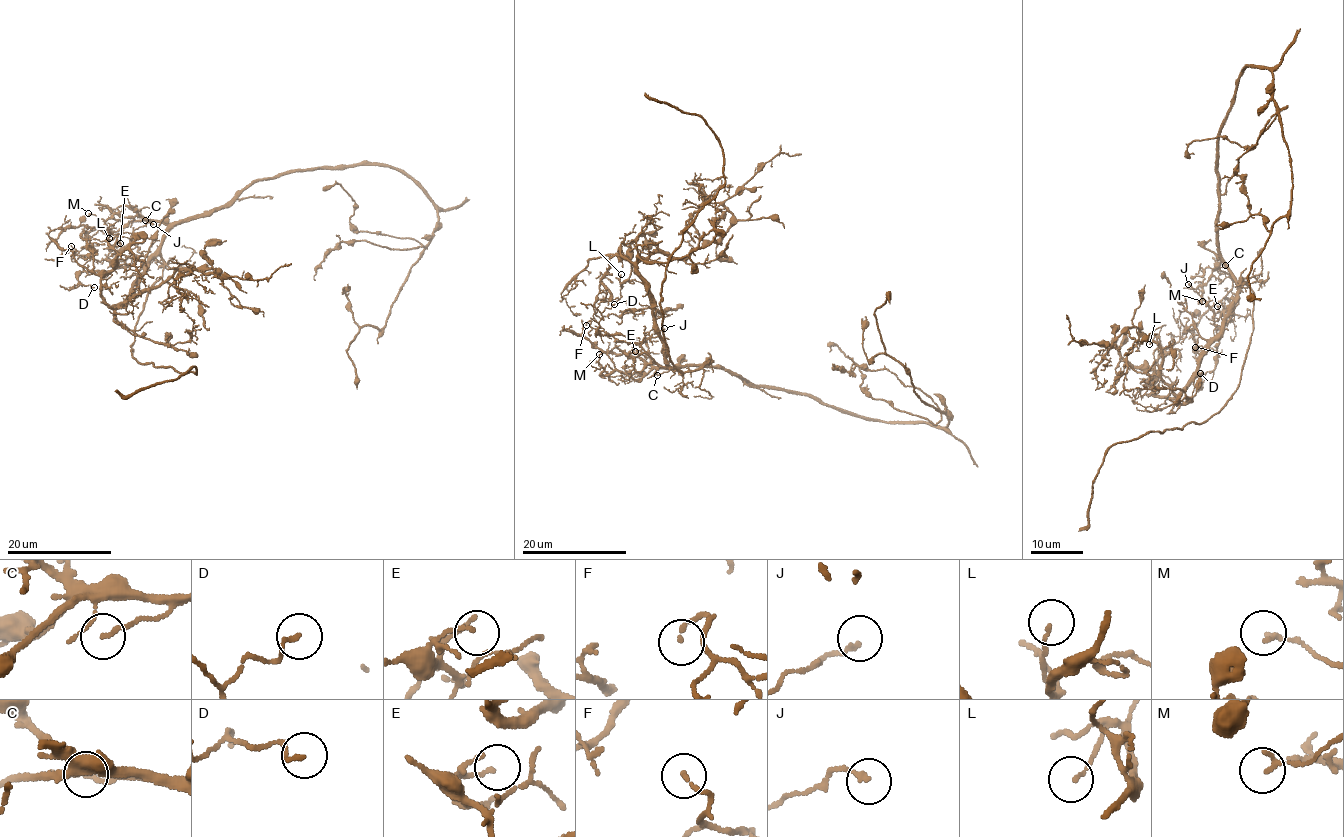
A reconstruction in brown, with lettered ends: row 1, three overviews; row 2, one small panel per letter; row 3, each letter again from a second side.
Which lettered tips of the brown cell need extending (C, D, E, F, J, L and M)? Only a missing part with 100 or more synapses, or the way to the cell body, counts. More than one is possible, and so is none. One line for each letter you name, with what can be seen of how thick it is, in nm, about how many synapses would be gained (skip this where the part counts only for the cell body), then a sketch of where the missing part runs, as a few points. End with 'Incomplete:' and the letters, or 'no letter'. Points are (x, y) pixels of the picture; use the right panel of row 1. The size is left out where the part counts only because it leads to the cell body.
Incomplete: no letter

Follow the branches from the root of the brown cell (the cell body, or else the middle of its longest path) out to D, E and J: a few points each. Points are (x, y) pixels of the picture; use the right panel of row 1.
D: (1219, 202), (1216, 242), (1237, 291), (1233, 314), (1218, 339), (1215, 368), (1200, 373)
E: (1219, 202), (1216, 242), (1238, 289), (1233, 301), (1236, 299), (1238, 302), (1222, 312), (1217, 306)
J: (1219, 202), (1216, 242), (1238, 289), (1233, 314), (1223, 331), (1214, 322), (1208, 304), (1188, 284)

